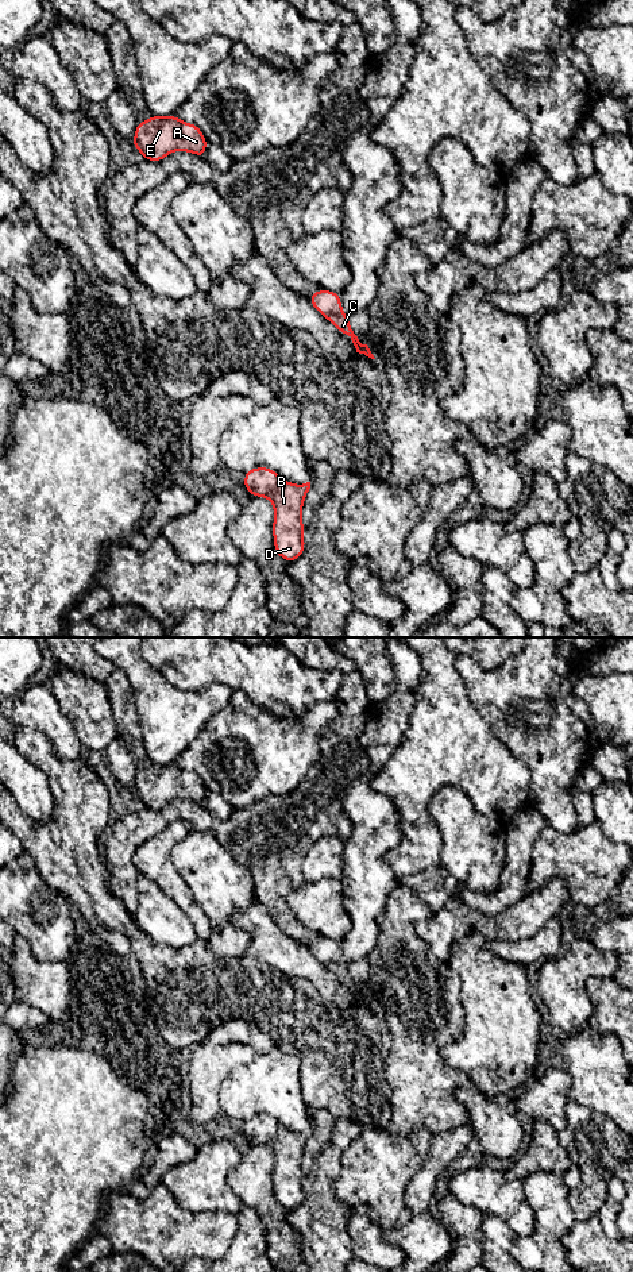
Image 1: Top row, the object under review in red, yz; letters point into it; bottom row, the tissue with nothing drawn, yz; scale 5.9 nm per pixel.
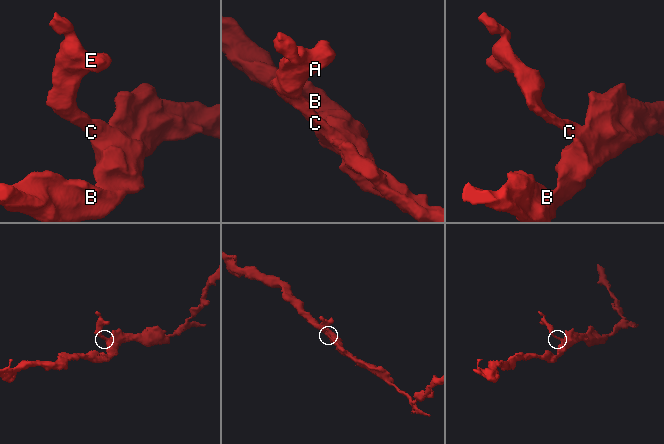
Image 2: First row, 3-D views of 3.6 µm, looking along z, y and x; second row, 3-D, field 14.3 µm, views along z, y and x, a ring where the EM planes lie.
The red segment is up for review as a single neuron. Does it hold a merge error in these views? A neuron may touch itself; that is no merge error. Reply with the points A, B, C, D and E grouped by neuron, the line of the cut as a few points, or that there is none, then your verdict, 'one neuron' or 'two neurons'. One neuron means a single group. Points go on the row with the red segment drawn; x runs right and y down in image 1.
A B C D E; no cut; one neuron

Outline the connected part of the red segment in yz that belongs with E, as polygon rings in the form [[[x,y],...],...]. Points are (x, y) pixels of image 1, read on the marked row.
[[[153,115],[138,122],[131,143],[144,159],[158,162],[170,153],[189,151],[205,158],[207,139],[198,126],[181,122],[175,115],[162,117]]]

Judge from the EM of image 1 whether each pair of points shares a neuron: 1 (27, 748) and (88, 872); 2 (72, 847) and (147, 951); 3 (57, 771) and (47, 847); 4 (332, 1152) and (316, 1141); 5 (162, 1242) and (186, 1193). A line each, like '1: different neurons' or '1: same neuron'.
1: same neuron
2: same neuron
3: same neuron
4: different neurons
5: different neurons

